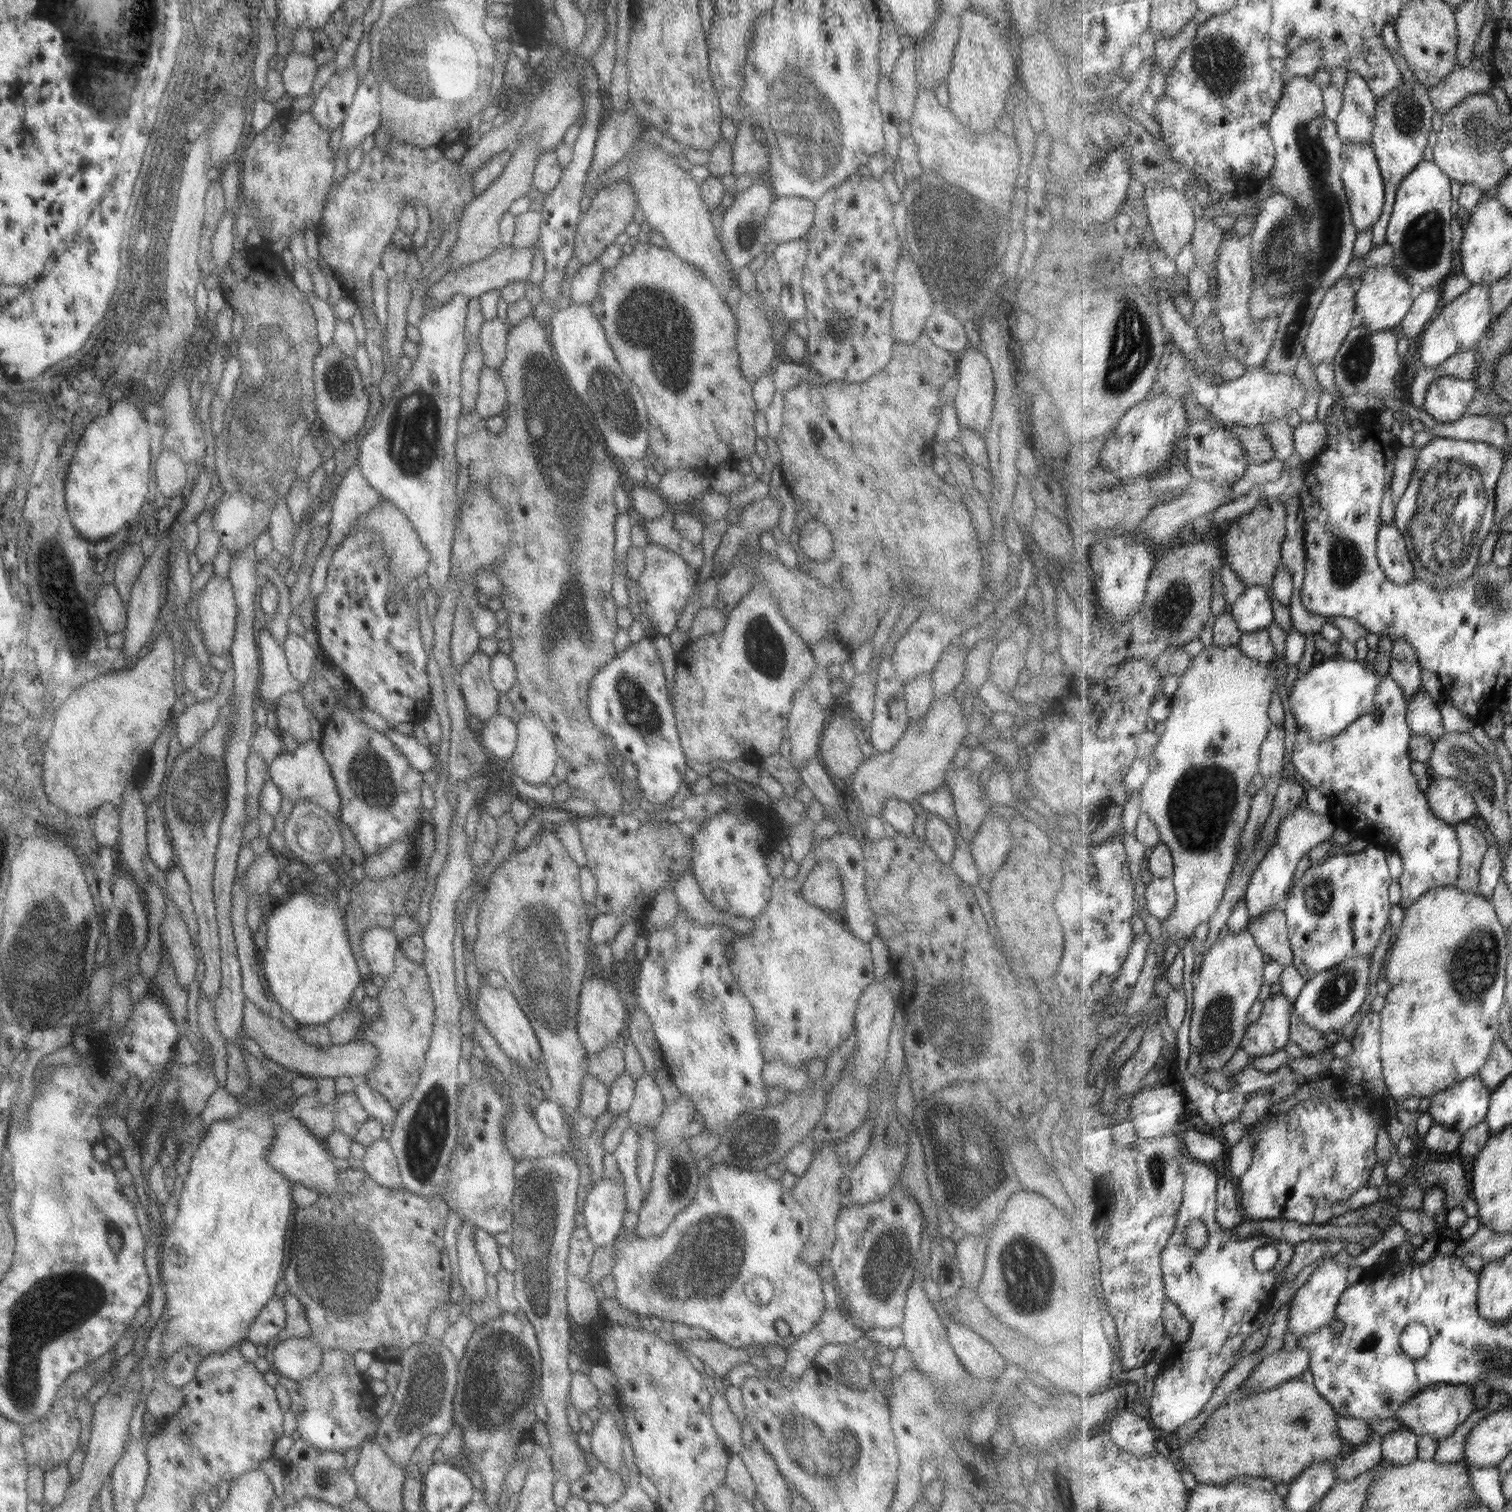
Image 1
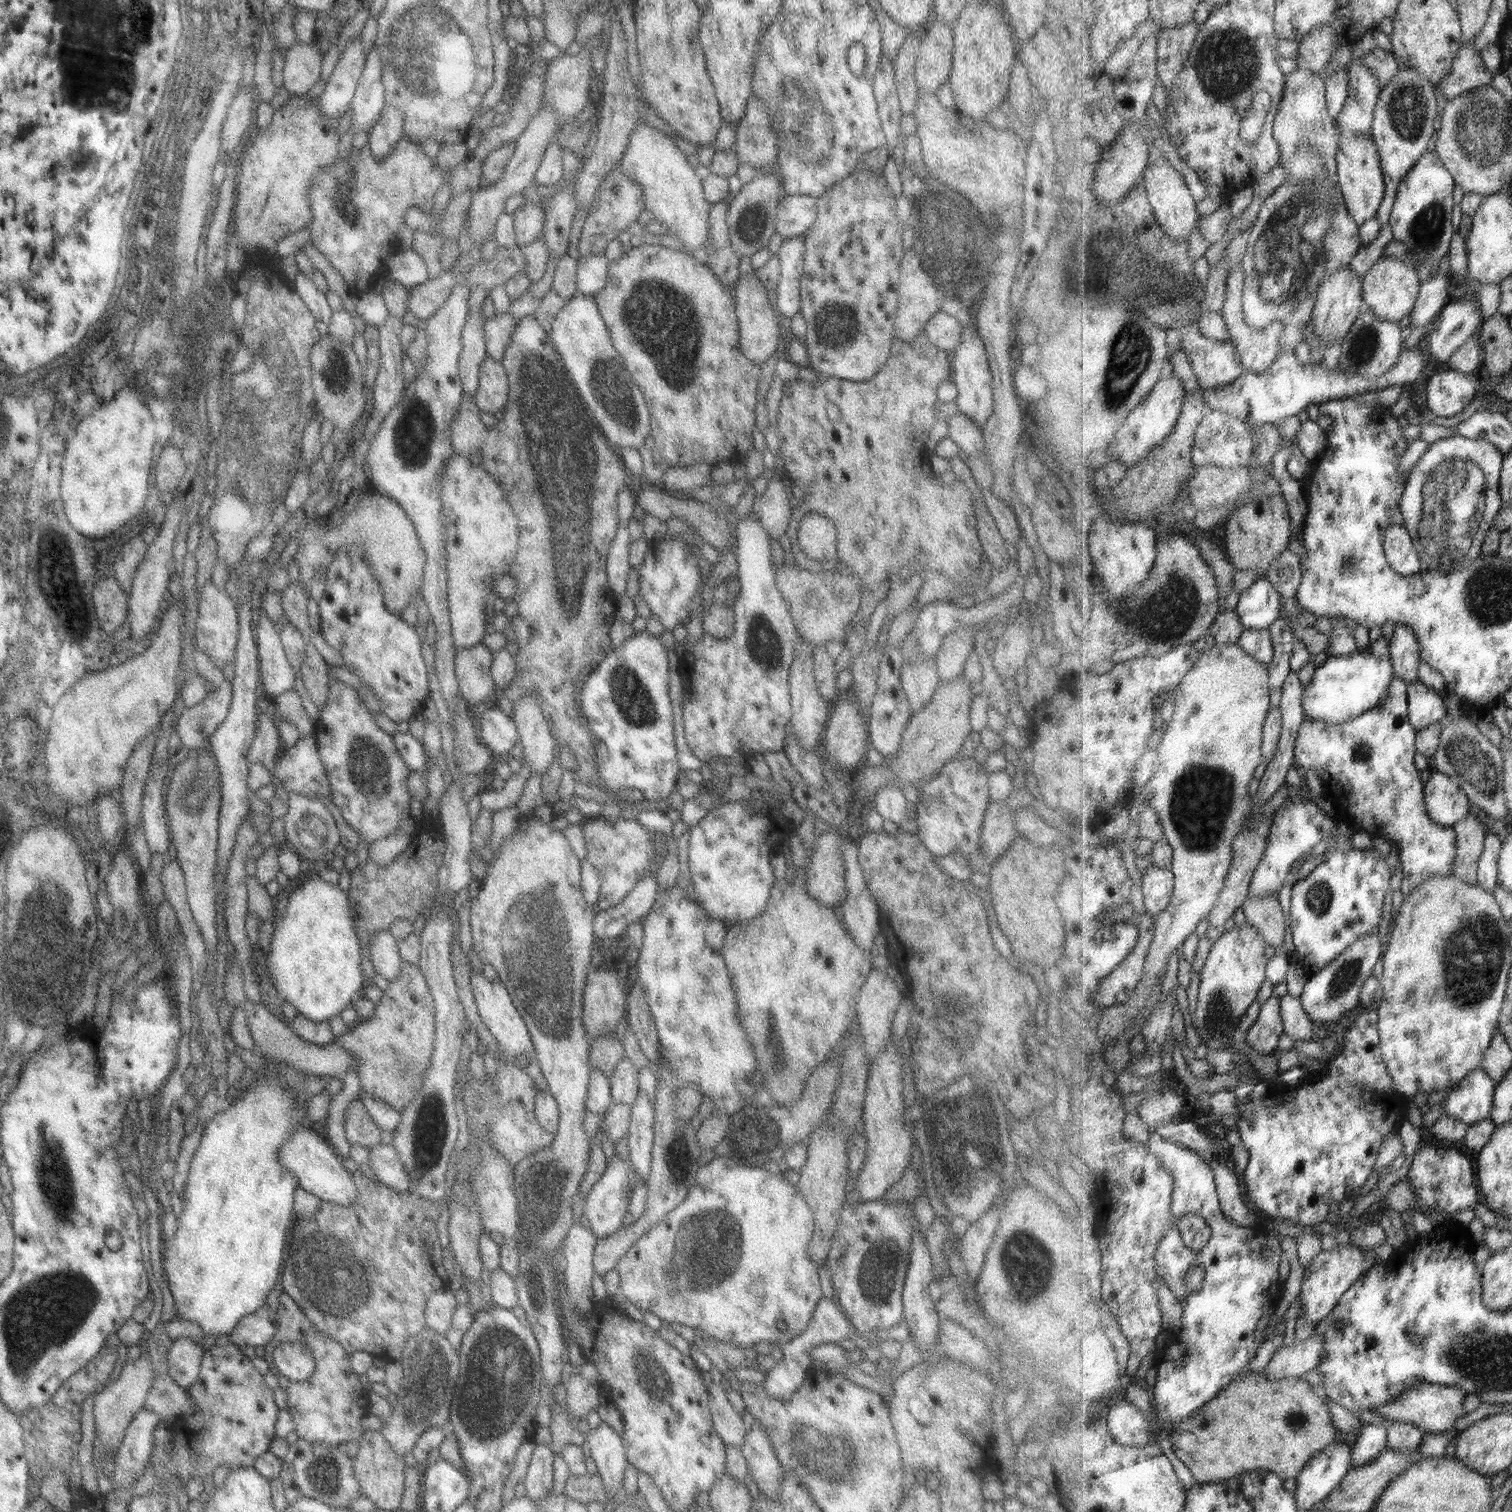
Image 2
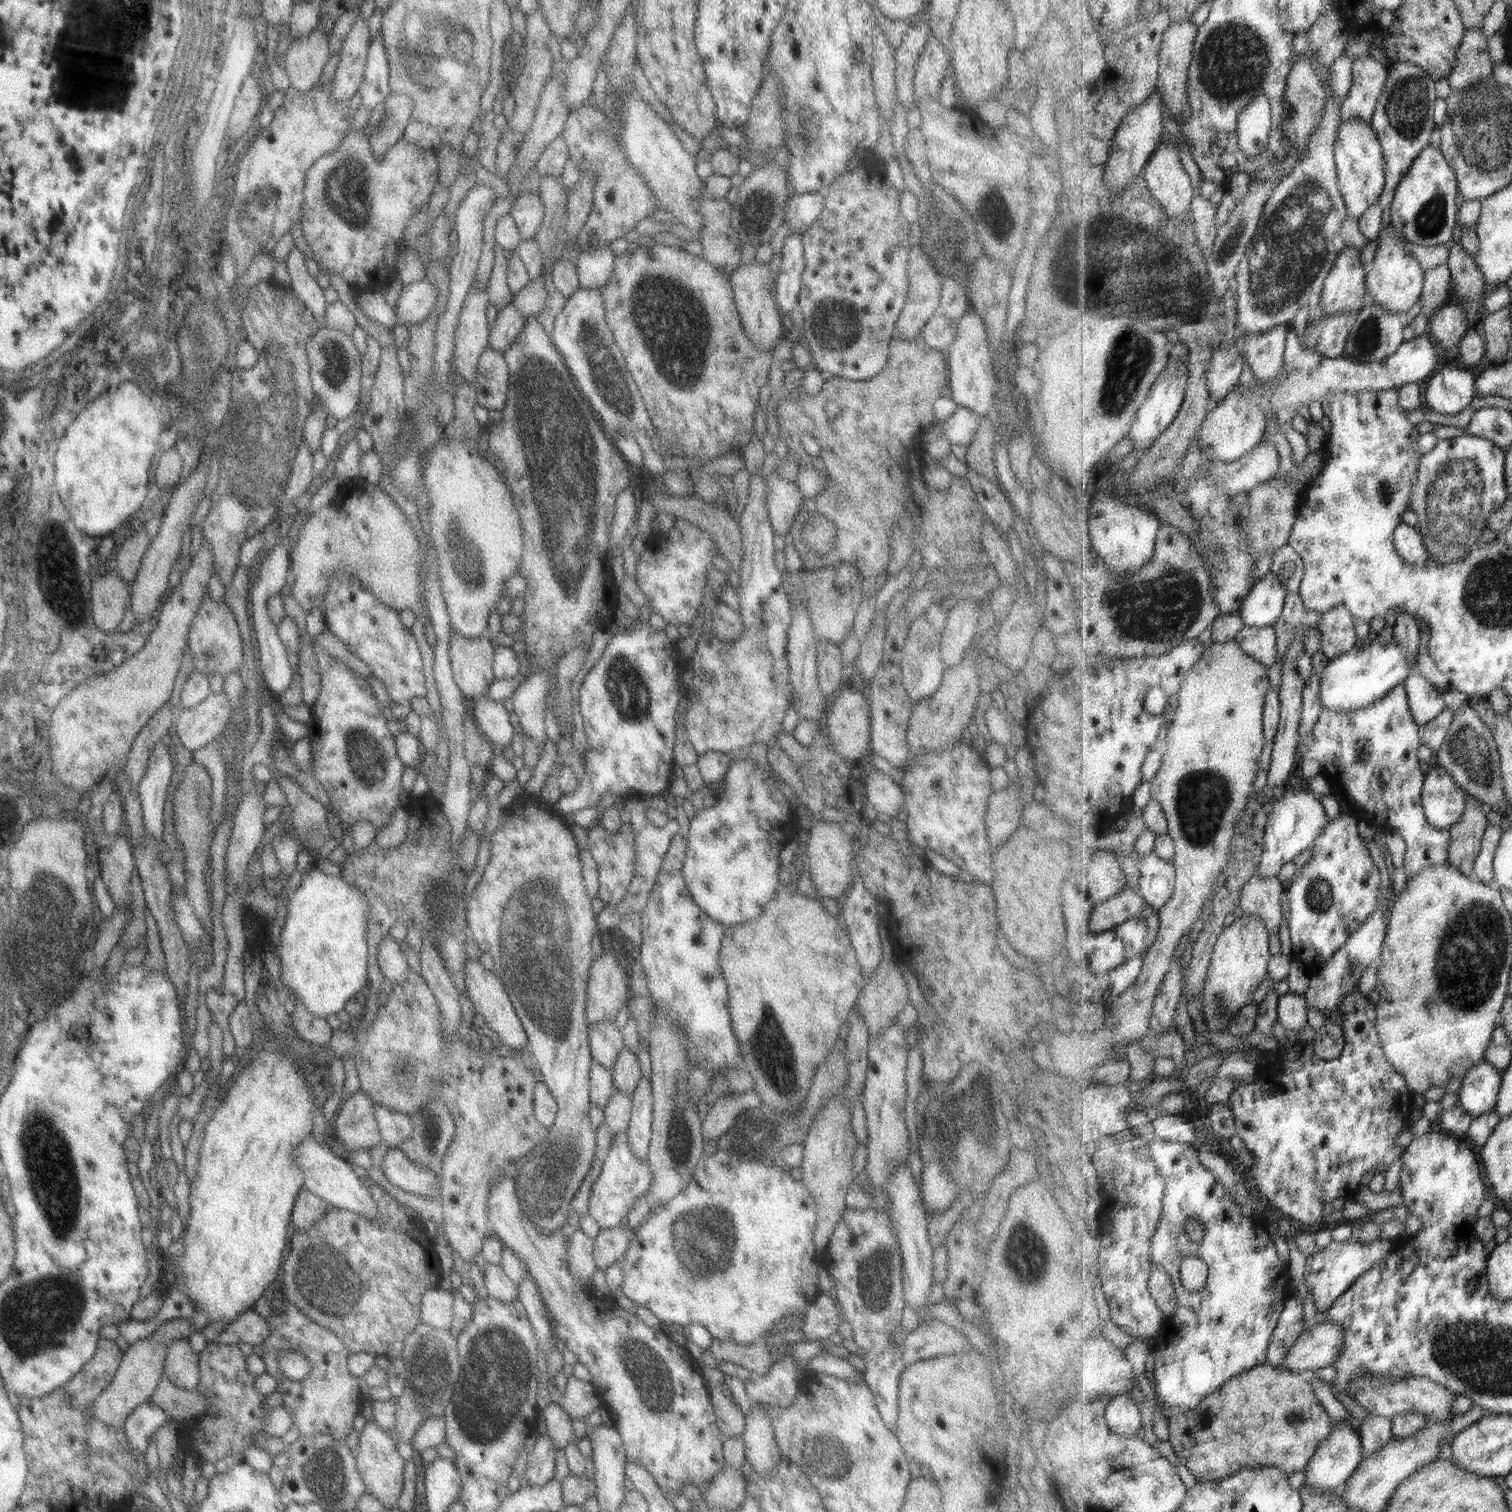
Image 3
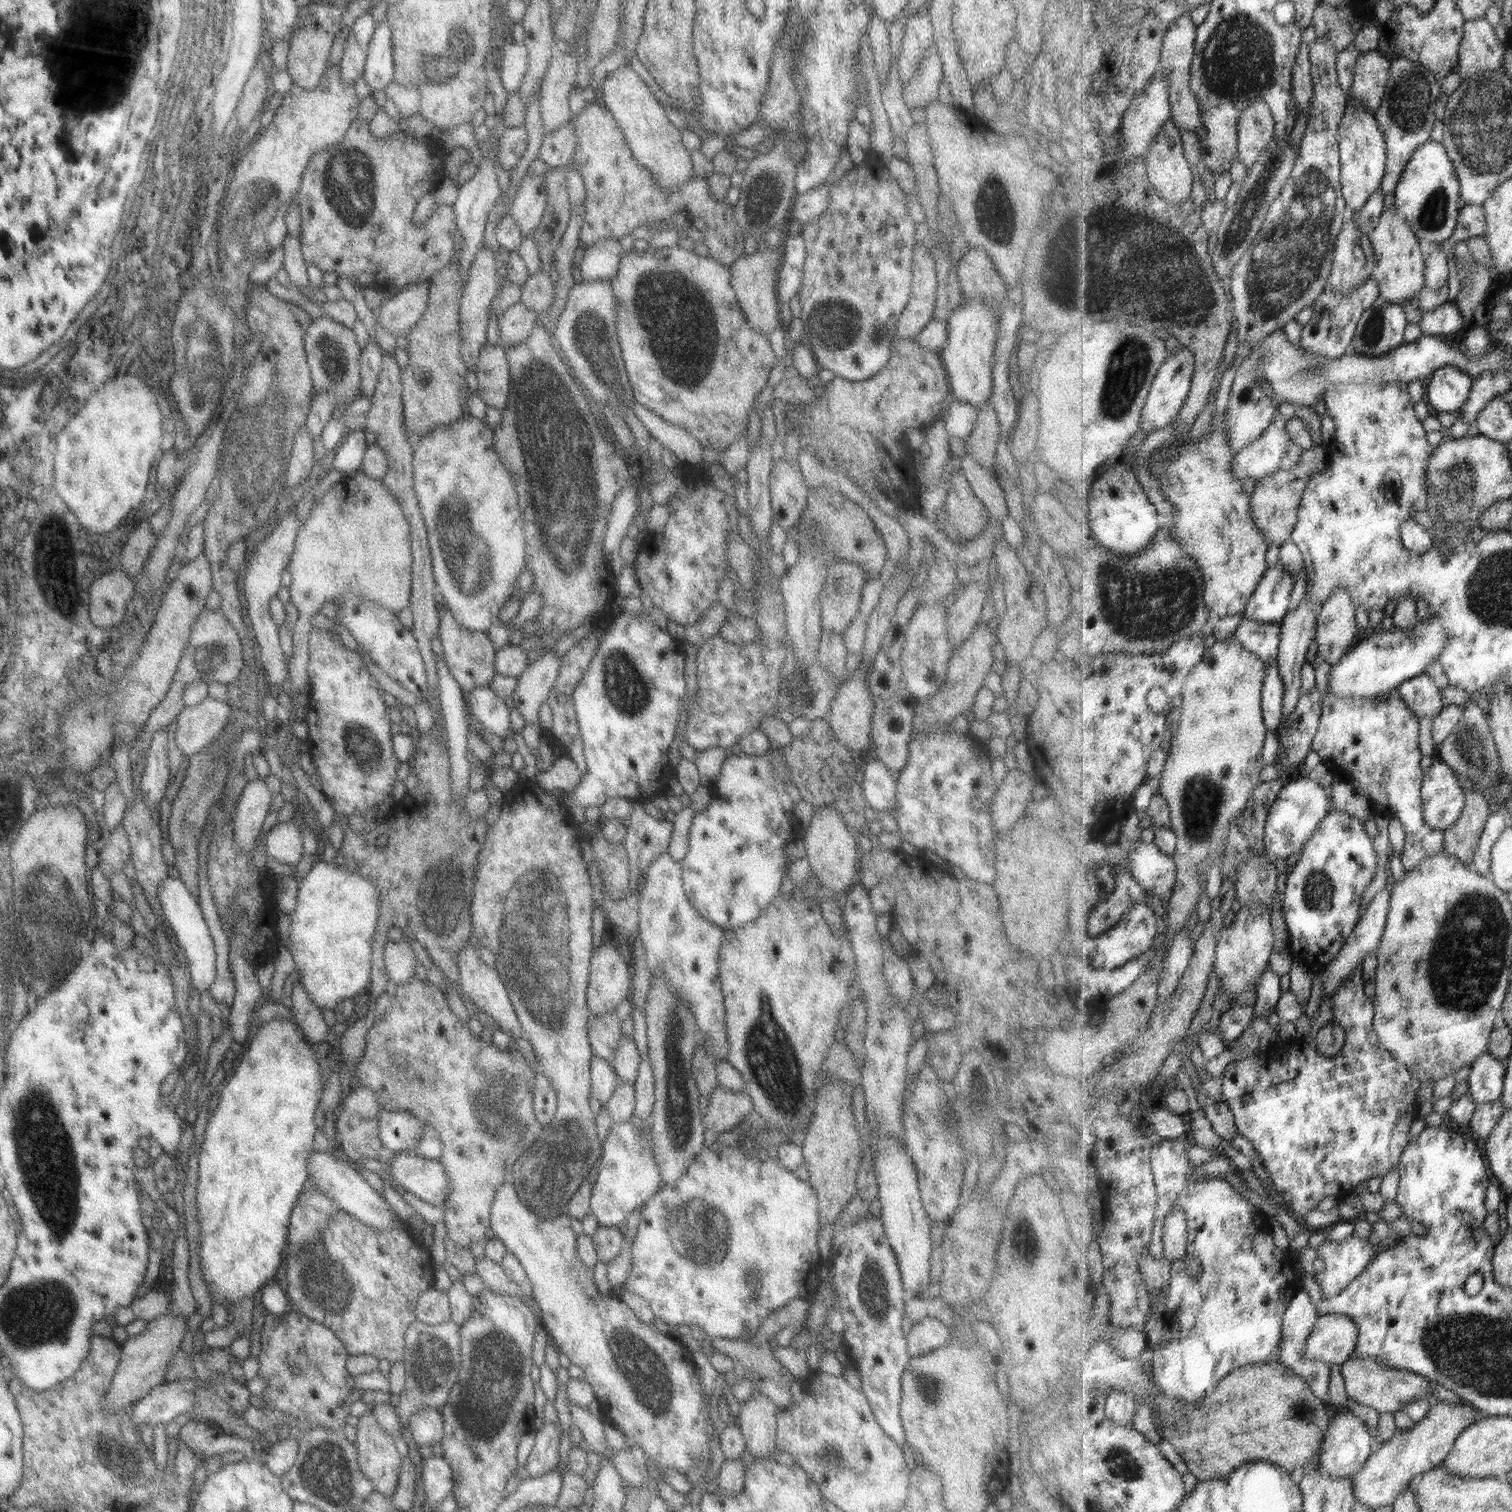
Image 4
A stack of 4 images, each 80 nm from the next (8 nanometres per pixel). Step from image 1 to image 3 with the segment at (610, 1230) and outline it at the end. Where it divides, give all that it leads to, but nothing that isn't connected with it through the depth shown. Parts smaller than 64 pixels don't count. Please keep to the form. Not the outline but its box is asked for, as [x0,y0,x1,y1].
[585,1132,649,1231]

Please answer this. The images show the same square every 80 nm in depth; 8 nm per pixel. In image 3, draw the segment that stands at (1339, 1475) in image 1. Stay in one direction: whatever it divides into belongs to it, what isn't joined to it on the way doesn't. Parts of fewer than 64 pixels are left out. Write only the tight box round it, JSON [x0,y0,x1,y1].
[1359,1414,1394,1457]

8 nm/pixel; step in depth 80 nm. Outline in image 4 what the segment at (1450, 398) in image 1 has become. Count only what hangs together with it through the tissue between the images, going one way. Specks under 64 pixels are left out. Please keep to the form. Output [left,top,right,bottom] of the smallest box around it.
[1425,366,1474,412]

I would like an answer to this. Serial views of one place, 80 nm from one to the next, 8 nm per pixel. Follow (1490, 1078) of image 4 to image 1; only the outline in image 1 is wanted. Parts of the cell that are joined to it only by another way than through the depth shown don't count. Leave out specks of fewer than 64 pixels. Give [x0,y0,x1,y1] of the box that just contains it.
[1428,1076,1493,1132]

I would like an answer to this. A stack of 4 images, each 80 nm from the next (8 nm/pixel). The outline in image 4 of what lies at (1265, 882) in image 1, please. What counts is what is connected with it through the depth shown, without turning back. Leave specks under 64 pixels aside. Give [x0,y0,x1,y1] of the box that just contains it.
[1265,774,1332,861]

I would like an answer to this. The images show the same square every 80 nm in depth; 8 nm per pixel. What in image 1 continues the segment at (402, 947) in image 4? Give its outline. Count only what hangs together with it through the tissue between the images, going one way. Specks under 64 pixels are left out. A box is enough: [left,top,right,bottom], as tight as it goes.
[359,927,399,976]

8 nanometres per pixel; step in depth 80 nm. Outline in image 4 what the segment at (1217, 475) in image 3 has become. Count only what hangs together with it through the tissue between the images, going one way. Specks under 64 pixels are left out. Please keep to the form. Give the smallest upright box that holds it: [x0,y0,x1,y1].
[1232,413,1291,482]

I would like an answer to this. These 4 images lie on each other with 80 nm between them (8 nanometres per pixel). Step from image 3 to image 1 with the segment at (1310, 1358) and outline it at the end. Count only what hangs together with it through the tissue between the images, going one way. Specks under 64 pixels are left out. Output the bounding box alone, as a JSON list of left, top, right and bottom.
[1241,1345,1310,1394]

